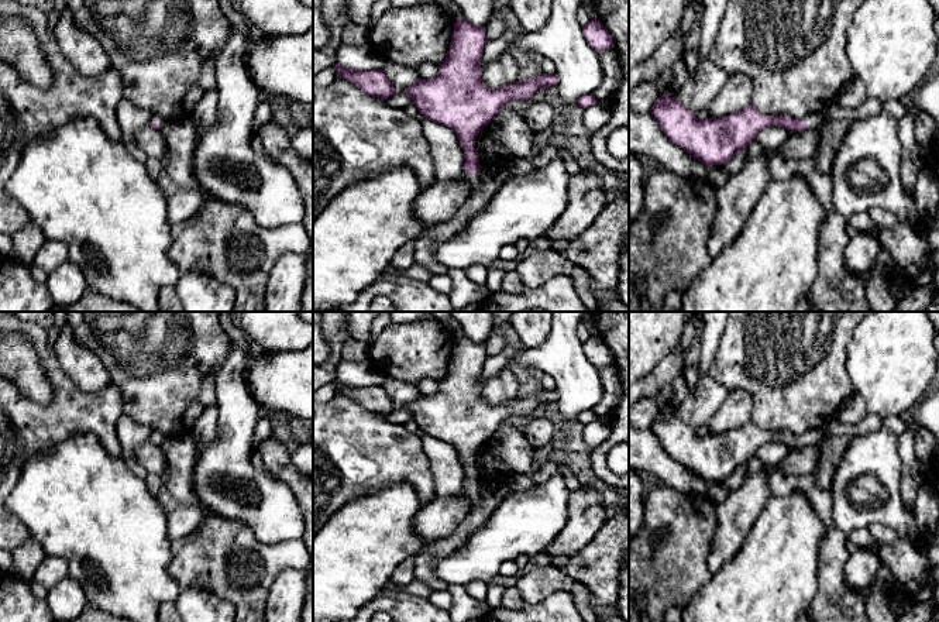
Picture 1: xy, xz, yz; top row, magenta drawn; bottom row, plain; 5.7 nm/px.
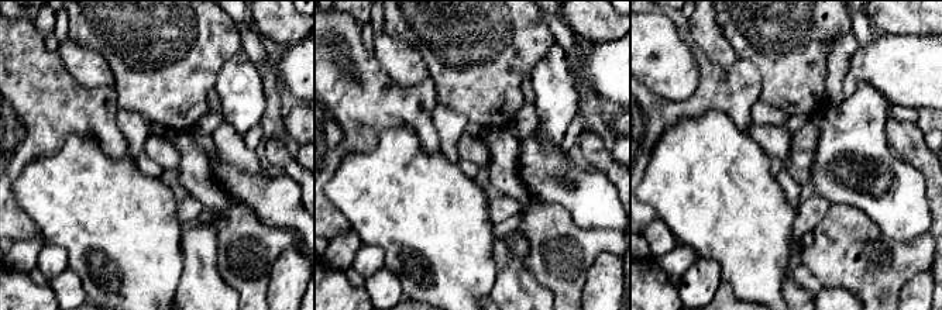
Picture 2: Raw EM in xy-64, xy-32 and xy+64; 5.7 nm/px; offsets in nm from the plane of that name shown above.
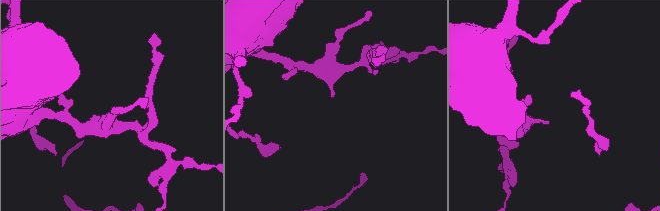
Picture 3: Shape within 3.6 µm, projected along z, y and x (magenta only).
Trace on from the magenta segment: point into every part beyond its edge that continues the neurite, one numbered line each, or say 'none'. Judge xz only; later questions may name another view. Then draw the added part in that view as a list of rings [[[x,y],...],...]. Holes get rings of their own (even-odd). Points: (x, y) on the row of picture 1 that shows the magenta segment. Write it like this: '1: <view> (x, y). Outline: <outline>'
1: xz (474, 181). Outline: [[[468,175],[468,182],[471,185],[471,190],[479,189],[482,186],[479,175]]]

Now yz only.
1: yz (815, 120). Outline: [[[821,111],[809,114],[806,117],[806,123],[809,128],[819,128],[828,121],[828,117],[823,116]]]

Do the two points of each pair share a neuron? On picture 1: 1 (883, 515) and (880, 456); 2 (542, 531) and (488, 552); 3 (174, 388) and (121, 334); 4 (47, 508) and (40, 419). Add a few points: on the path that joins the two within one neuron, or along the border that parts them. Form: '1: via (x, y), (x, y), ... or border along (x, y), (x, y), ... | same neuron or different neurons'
1: via (893, 501), (888, 470) | same neuron
2: via (529, 531), (511, 531), (501, 539) | same neuron
3: via (161, 375), (134, 347) | same neuron
4: border along (71, 436), (45, 453), (35, 453), (19, 477) | different neurons

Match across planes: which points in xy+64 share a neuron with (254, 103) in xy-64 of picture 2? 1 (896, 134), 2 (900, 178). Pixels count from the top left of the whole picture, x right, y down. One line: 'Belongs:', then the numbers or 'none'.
Belongs: 2

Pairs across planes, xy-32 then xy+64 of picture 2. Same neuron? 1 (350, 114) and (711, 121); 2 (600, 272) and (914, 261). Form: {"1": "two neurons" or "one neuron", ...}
{"1": "two neurons", "2": "two neurons"}

